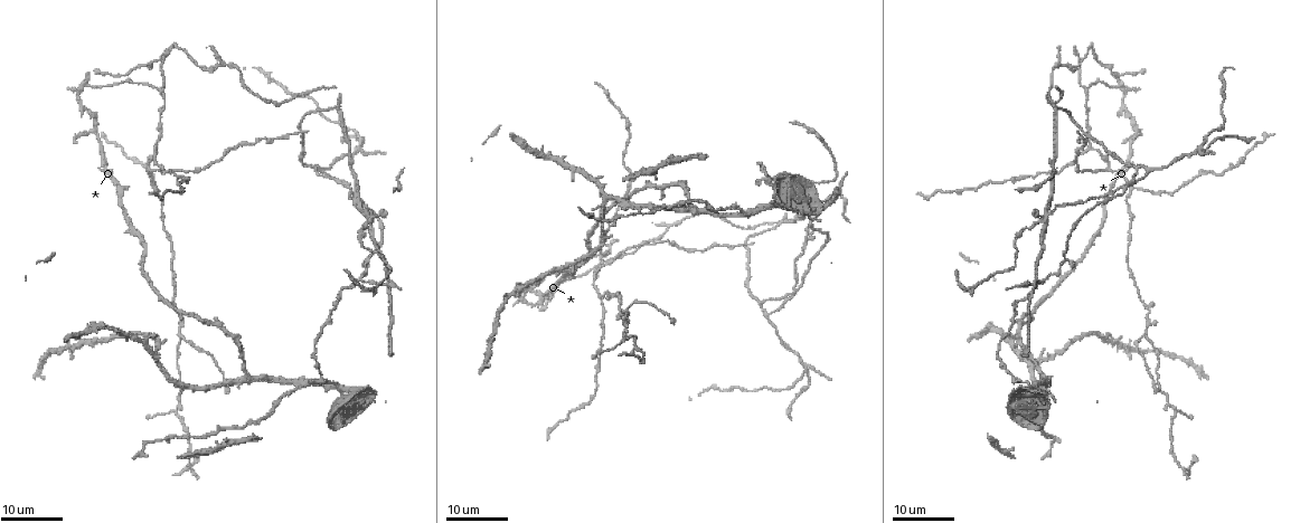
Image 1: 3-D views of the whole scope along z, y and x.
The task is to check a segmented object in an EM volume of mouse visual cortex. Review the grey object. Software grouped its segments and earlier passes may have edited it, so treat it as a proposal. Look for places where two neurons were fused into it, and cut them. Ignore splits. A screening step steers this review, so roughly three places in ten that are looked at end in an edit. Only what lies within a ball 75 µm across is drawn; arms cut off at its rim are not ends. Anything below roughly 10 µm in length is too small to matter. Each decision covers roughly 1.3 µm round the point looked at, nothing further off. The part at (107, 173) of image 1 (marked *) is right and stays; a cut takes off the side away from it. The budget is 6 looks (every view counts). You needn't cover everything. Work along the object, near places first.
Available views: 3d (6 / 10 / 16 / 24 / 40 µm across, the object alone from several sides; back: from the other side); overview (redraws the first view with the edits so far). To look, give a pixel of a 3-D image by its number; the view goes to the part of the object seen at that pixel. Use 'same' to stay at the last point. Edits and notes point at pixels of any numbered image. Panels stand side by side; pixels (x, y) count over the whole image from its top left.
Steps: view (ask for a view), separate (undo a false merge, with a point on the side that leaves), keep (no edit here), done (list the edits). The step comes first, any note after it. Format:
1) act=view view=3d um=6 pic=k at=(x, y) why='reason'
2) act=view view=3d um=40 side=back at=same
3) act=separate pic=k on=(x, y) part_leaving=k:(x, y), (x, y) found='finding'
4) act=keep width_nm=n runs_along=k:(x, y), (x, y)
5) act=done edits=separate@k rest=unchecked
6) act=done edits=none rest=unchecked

act=view view=3d um=24 pic=1 at=(148, 168) why='three arms meet'

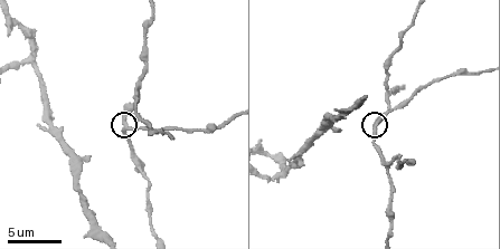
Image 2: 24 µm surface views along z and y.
act=view view=3d um=6 pic=2 at=(127, 127)

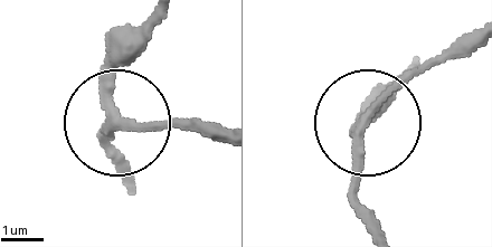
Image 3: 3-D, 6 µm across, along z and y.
act=keep side_arm_um=65 found='continuous, no second neuron'

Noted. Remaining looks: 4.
act=view view=3d um=24 pic=1 at=(628, 309) why='a fork'

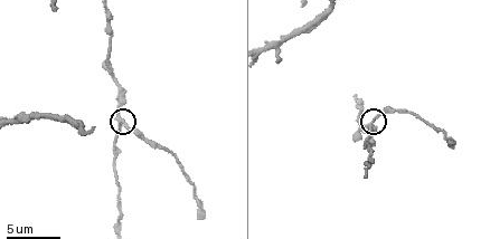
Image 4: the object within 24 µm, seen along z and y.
act=view view=3d um=10 pic=4 at=(120, 119)

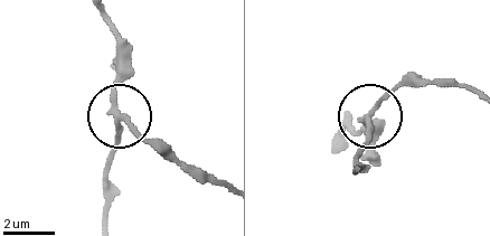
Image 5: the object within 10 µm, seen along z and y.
act=keep width_nm=200 found='all the same neuron'

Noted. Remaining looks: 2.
act=view view=3d um=16 pic=1 at=(322, 171) why='arms part here'

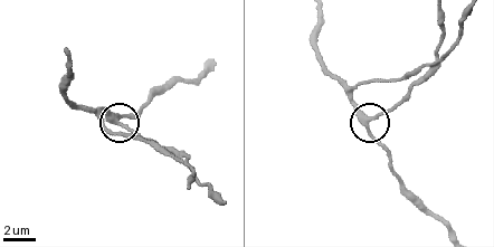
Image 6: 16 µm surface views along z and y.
act=view view=3d um=10 pic=6 at=(118, 125) why='closer look'

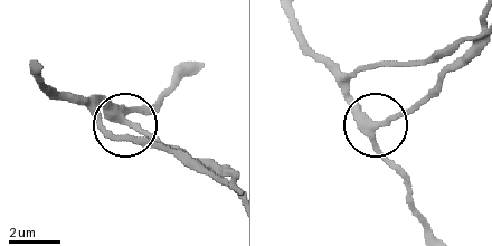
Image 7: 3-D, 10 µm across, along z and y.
act=keep width_nm=320 runs_along=7:(41, 72), (48, 87), (100, 102), (123, 123), (161, 106) found='continuous, no second neuron'

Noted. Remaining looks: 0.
act=done edits=none rest=unchecked

